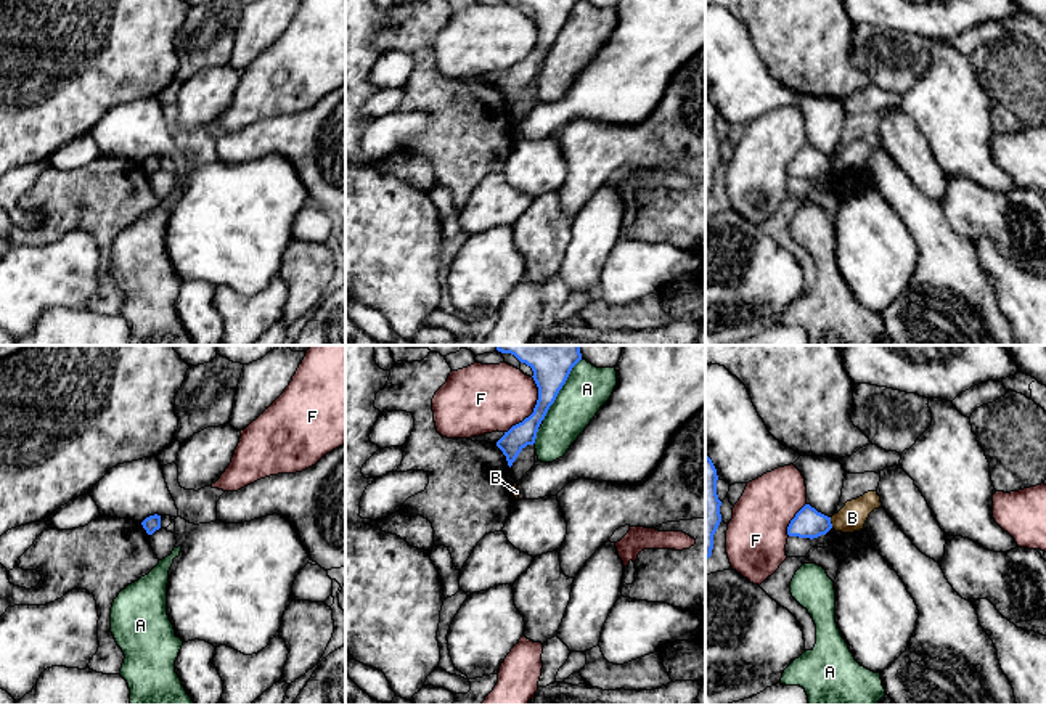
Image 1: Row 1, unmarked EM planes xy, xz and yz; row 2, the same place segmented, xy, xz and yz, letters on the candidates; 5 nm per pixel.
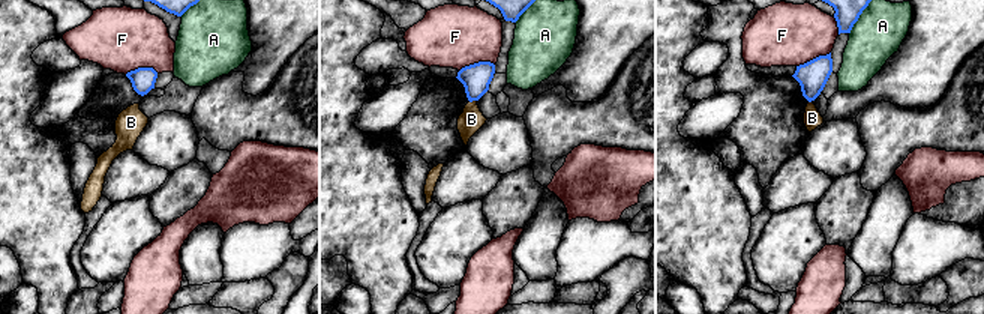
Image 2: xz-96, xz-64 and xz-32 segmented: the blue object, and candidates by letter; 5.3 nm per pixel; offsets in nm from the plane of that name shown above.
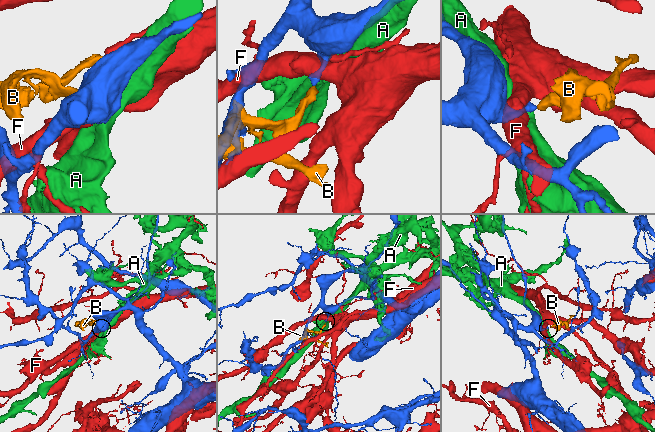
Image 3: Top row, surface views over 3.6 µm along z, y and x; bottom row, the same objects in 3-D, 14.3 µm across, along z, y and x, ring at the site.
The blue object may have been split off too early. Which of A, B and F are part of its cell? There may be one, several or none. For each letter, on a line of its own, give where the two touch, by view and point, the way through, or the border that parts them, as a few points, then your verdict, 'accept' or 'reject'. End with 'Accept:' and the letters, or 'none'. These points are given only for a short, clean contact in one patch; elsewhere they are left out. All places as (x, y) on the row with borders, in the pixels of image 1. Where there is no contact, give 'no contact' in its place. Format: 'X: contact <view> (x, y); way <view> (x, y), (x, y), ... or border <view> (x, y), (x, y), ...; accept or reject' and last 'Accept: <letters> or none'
A: contact xz (561, 387); reject
B: contact yz (829, 522); border yz (829, 517), (833, 527); reject
F: contact xz (534, 408); reject
Accept: none

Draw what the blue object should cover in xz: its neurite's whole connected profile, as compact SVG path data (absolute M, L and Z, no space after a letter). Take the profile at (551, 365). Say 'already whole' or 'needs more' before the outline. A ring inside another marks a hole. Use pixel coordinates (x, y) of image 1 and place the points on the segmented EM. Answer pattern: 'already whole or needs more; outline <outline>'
already whole; outline M496 345L496 350L511 353L521 363L530 366L533 371L532 377L538 387L533 413L513 426L496 442L511 467L519 453L527 445L535 443L541 421L566 384L572 368L582 360L582 353L580 345Z

